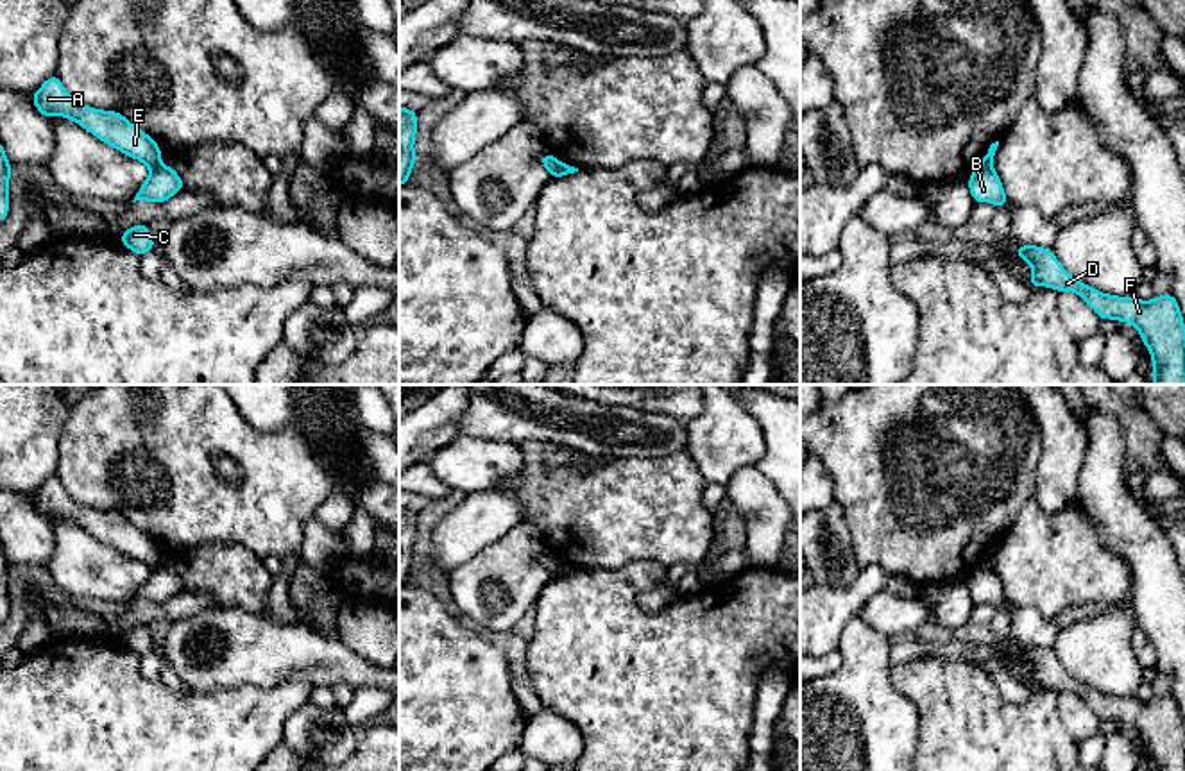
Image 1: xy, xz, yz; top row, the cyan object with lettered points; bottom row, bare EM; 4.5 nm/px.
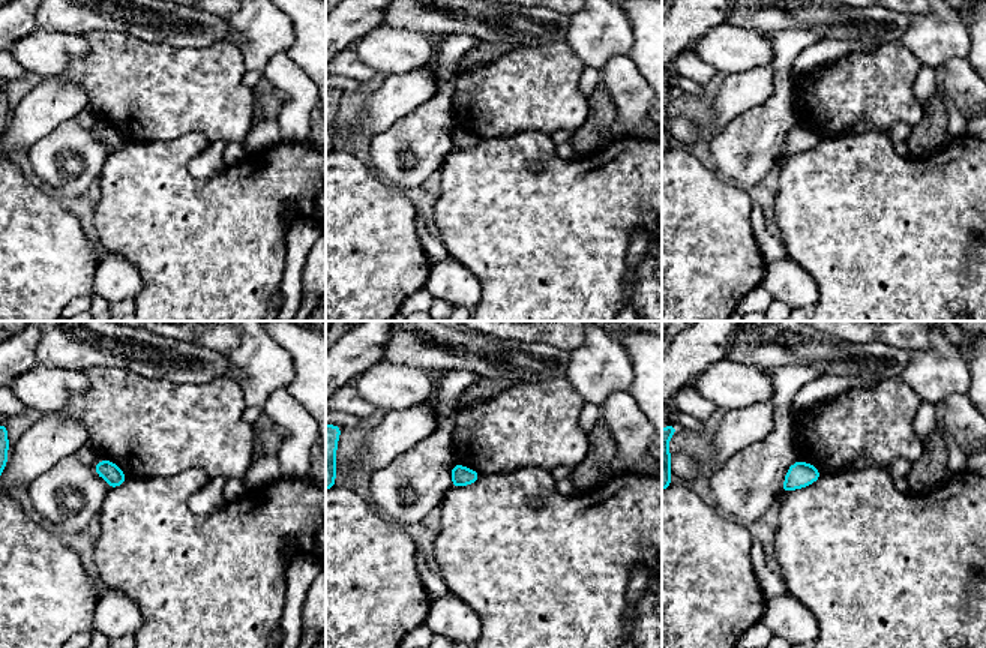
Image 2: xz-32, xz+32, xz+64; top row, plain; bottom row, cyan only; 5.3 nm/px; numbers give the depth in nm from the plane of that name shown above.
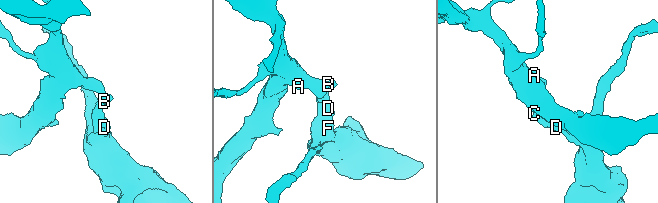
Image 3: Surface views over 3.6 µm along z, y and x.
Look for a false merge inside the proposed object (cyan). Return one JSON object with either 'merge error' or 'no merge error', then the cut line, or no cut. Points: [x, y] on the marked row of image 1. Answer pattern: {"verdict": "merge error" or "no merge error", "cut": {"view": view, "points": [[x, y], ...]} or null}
{"verdict": "merge error", "cut": {"view": "xz", "points": [[561, 163], [555, 176]]}}

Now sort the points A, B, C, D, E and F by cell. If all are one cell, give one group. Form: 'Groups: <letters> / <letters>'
Groups: A E / B C D F

